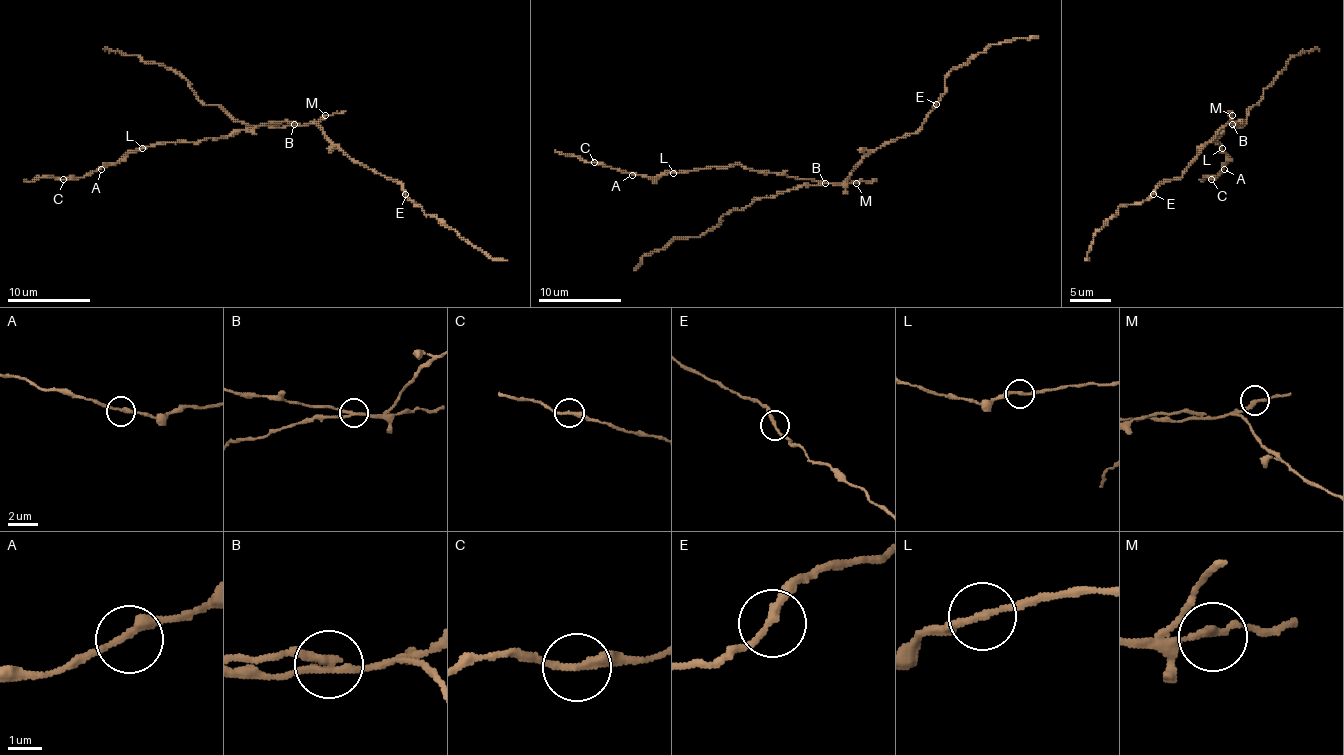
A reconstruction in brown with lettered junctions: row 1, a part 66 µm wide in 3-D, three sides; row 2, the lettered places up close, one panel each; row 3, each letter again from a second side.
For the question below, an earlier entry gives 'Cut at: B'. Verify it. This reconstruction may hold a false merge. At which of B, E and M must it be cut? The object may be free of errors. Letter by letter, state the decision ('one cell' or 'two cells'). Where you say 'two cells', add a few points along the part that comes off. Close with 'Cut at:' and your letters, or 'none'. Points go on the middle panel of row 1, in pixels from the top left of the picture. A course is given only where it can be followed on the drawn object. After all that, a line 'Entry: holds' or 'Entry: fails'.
B: two cells; course (824, 183), (735, 164), (650, 177), (621, 173), (565, 156), (555, 150)
E: one cell
M: one cell
Cut at: B
Entry: holds

